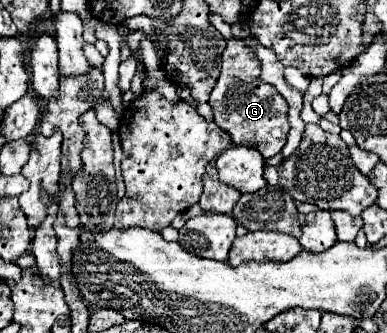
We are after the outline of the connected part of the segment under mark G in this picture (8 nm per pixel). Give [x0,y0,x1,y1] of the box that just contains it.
[210,40,288,160]

